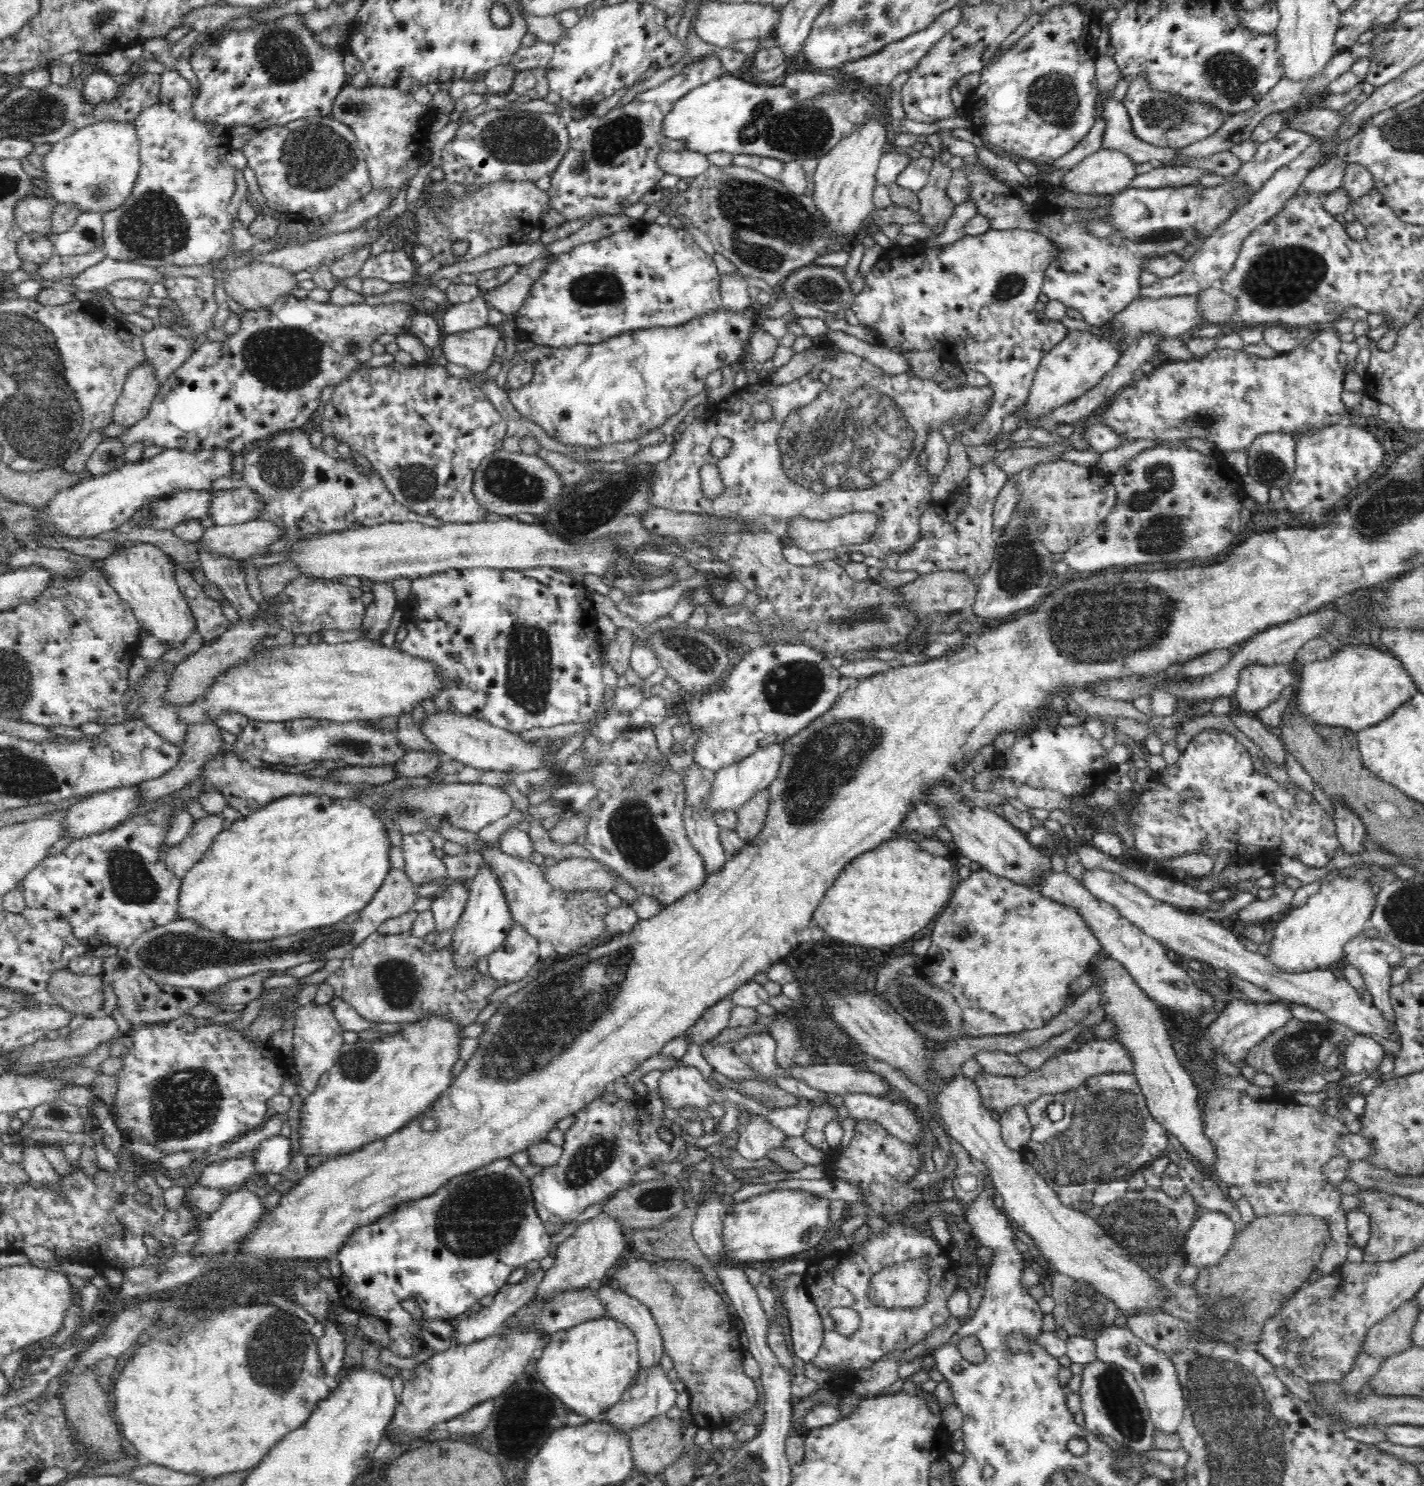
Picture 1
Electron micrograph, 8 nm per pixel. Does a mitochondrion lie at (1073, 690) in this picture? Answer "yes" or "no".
no

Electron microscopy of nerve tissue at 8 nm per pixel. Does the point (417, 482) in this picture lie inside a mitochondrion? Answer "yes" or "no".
yes

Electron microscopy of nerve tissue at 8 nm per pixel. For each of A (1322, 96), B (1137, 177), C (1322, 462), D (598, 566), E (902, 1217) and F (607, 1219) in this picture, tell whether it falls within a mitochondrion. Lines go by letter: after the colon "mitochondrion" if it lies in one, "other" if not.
A: other
B: other
C: other
D: other
E: other
F: other

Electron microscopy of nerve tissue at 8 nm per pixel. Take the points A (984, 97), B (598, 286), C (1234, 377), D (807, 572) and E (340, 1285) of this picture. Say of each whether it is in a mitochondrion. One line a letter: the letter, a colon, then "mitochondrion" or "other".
A: other
B: mitochondrion
C: other
D: other
E: other

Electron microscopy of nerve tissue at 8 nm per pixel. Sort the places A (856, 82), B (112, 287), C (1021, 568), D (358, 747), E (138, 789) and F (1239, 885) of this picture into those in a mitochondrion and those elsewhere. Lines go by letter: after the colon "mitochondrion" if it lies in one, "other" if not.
A: other
B: other
C: mitochondrion
D: mitochondrion
E: other
F: other

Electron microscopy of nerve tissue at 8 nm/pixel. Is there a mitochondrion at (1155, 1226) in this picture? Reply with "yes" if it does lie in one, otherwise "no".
yes

